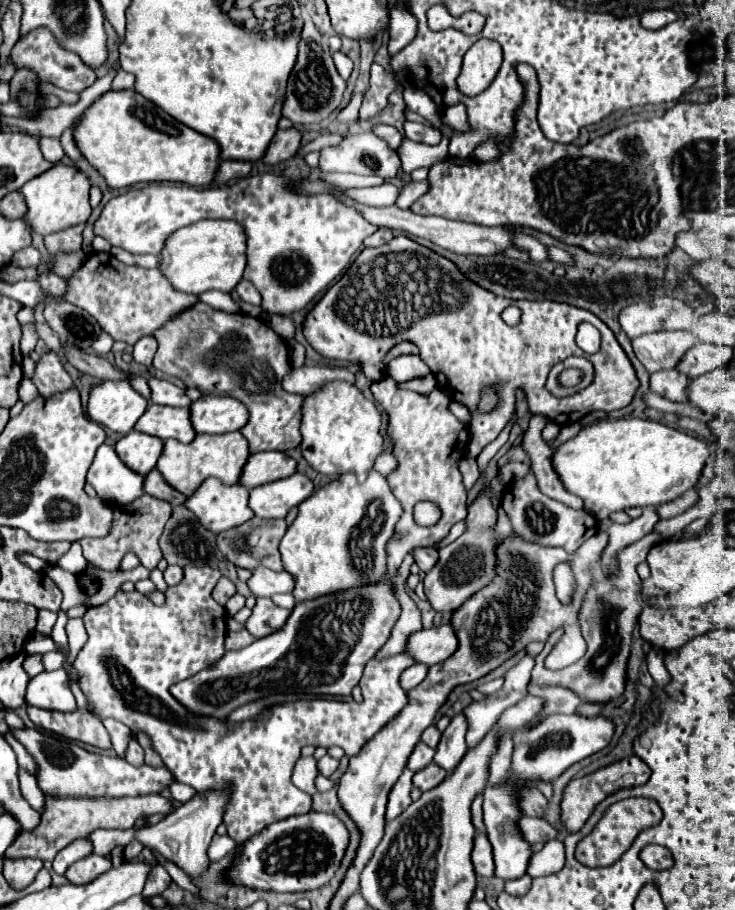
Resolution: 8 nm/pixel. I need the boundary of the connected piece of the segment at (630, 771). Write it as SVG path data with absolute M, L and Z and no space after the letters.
M630 756L630 758L624 758L624 760L618 760L614 764L608 764L592 774L586 774L582 778L574 778L566 784L564 788L564 794L562 794L562 802L560 802L560 822L564 826L566 832L574 834L582 828L582 824L586 822L586 818L592 814L594 806L598 802L602 802L608 794L620 790L620 788L626 788L626 786L640 786L640 784L646 784L650 778L650 768L638 758L638 756Z

